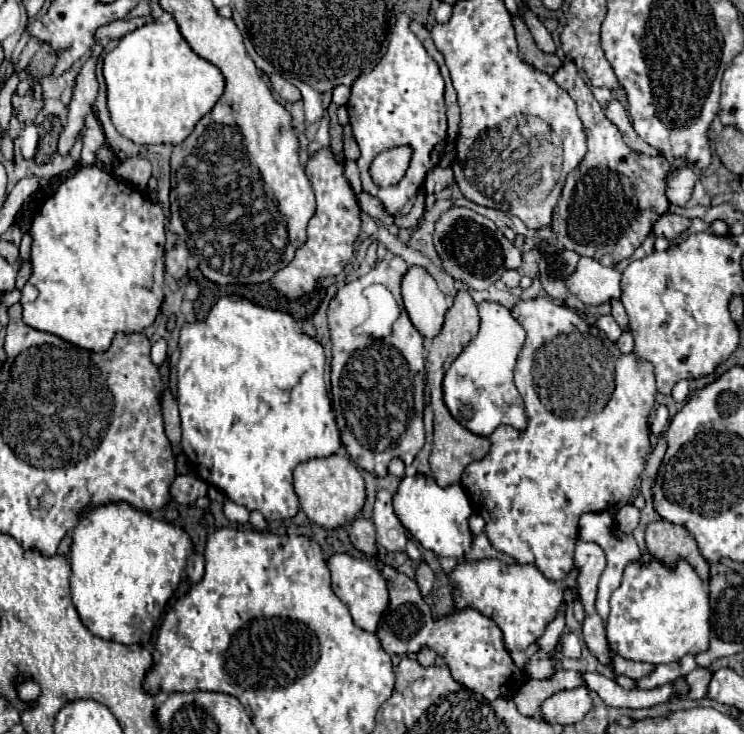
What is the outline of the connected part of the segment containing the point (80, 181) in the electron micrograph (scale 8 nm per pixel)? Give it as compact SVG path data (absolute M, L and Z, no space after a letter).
M83 166L61 182L57 192L43 204L29 234L33 236L33 274L29 284L37 290L37 298L21 300L25 324L93 352L105 352L119 330L133 334L153 324L163 302L161 288L165 274L165 216L158 203L141 196L135 188L117 182L97 166Z

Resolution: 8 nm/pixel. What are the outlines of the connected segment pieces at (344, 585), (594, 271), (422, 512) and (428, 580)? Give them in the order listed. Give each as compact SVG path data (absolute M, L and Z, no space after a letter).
M335 552L335 554L331 554L327 558L327 566L329 566L329 572L331 572L333 592L337 594L337 598L343 604L347 604L353 622L359 628L363 628L365 632L377 632L381 614L387 608L387 604L389 604L389 594L387 594L387 582L381 576L381 572L375 566L375 562Z
M579 258L575 272L565 286L585 304L605 304L619 298L621 274L615 268L599 264L595 258Z
M417 474L415 478L405 476L397 488L397 494L393 496L393 508L399 520L403 522L403 526L423 548L433 550L437 556L443 556L443 558L463 556L463 548L455 552L453 542L455 542L455 534L459 536L469 528L467 522L469 522L469 516L473 514L473 508L461 484L451 484L447 488L441 488L435 484L433 476L423 476L423 474Z
M421 562L419 568L417 568L417 572L415 572L415 580L417 580L419 590L421 590L423 596L429 594L431 586L433 586L433 578L435 578L435 576L433 576L433 570L429 568L429 564L427 564L427 562Z

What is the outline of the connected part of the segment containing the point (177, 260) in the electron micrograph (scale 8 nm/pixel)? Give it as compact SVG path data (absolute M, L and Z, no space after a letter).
M177 244L175 248L171 248L165 254L165 270L175 278L181 280L187 274L187 258L189 258L189 250L185 244Z

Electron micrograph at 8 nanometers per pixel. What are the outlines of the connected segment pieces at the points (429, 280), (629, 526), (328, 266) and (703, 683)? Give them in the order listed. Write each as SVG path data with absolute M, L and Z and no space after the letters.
M411 266L403 276L401 294L413 326L425 338L435 338L441 332L449 306L433 276L425 268Z
M625 504L621 508L611 508L609 514L613 514L617 528L625 534L631 534L639 524L639 508L635 508L633 504Z
M331 146L317 150L305 164L305 174L315 190L317 210L307 226L307 242L297 248L297 254L285 270L279 270L269 280L269 286L283 294L287 300L295 300L309 294L319 278L337 276L353 256L353 244L361 230L361 208L349 180L343 174L343 162L339 162Z
M697 666L695 670L691 670L689 674L685 674L685 682L689 686L689 691L685 695L677 696L678 699L702 699L707 694L707 684L711 680L711 674L707 668Z

